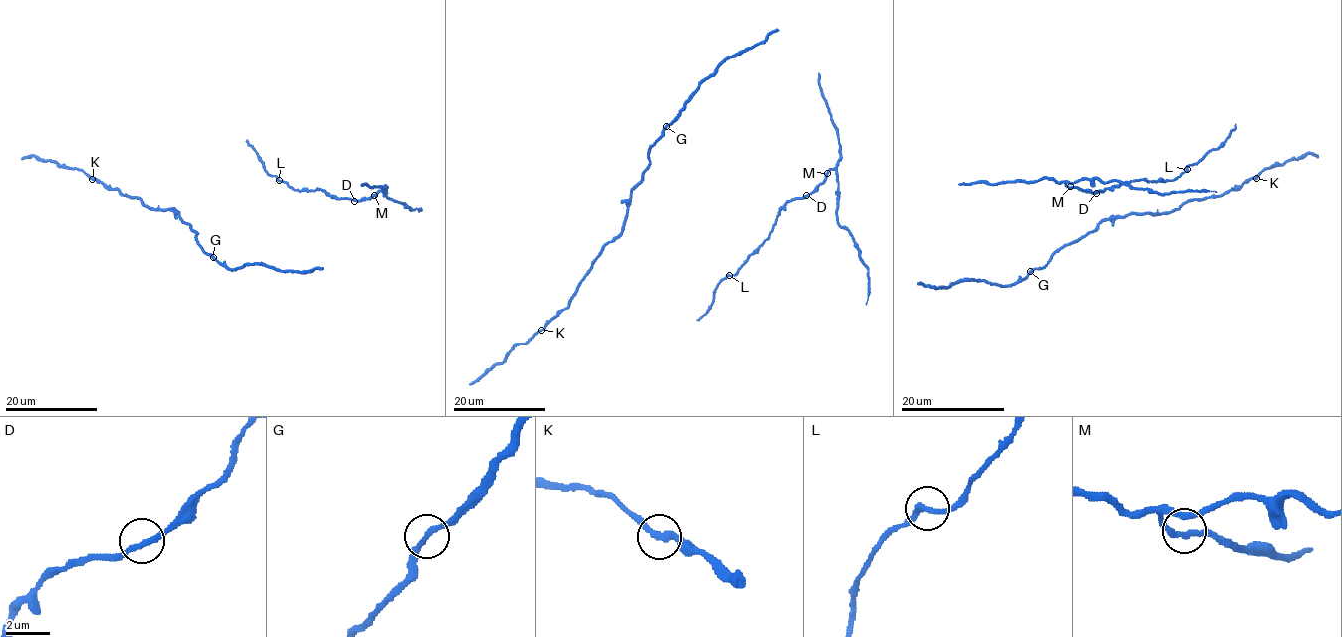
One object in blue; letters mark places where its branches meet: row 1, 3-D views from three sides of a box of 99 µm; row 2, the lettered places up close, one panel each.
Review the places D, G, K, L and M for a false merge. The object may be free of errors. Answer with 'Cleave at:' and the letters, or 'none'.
Cleave at: none

